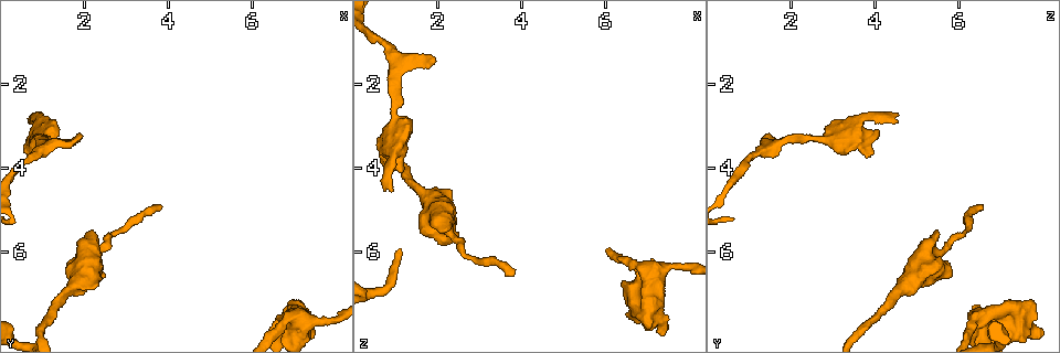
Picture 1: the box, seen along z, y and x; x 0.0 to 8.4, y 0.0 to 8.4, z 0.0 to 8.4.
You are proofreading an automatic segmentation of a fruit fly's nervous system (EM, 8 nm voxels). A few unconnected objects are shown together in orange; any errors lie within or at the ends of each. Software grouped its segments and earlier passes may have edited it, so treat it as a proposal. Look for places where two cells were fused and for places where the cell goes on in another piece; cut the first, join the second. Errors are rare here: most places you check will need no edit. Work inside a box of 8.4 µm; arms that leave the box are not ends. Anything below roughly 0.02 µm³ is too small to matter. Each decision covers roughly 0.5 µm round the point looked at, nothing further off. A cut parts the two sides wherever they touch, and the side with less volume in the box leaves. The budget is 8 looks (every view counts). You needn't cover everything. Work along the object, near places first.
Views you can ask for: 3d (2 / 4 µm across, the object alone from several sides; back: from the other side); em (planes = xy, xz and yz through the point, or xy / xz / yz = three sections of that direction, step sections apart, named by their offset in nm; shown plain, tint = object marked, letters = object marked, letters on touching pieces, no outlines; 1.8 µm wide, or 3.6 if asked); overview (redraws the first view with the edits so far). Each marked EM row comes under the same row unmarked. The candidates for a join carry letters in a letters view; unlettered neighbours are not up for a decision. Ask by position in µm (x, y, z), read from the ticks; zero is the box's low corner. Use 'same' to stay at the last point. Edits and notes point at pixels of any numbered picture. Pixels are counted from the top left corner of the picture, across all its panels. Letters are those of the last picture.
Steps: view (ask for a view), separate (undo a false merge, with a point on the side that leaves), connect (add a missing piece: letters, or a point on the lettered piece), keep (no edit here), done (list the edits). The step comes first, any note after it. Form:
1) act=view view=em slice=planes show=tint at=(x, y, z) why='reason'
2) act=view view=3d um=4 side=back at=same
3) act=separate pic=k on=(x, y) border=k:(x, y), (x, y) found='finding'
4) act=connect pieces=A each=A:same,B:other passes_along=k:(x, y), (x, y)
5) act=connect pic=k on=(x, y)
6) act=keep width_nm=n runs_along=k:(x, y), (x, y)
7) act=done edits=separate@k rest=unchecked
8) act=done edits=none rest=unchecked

act=view view=em slice=planes show=letters at=(1.90, 3.25, 1.50) why='branch stops here'

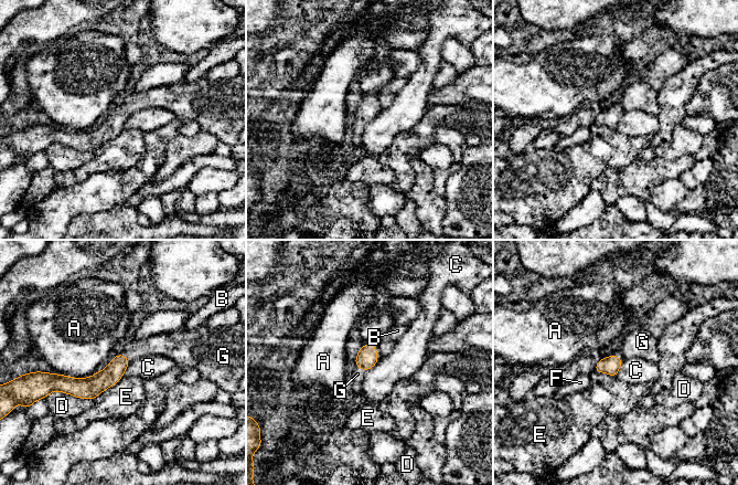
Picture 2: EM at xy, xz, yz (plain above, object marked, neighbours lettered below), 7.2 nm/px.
act=connect pieces=G longest_contact=D:320nm each=A:other,B:other,C:other,D:other,E:other,F:other,G:same passes_along=2:(367, 357), (360, 367), (357, 373) found='it goes on there'

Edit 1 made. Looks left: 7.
act=view view=3d um=2 at=(3.75, 4.95, 6.60) why='end of a long branch'

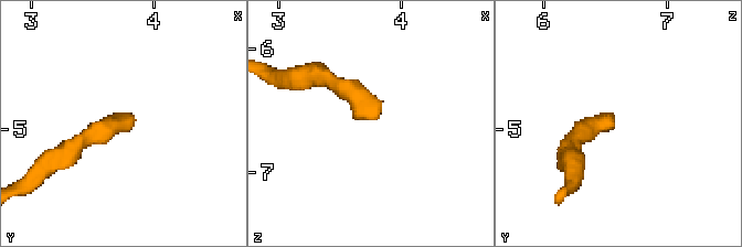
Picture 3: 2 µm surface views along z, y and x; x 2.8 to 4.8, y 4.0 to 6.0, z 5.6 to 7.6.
act=view view=em slice=yz step=4 show=tint at=(3.82, 4.94, 6.56)

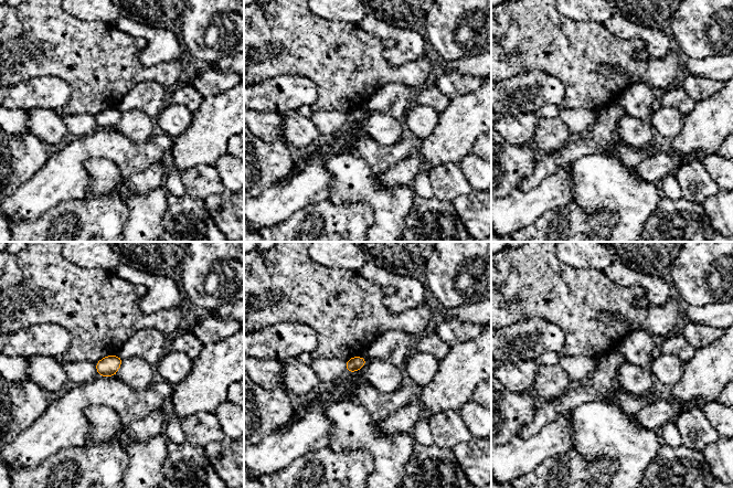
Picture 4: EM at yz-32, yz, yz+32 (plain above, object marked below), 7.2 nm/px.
act=view view=em slice=xz step=8 show=letters at=same why='another direction'

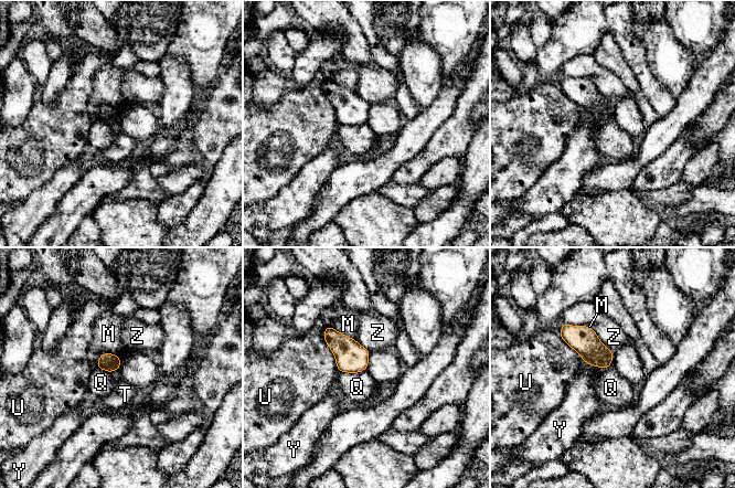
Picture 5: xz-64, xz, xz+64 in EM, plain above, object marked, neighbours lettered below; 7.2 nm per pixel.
act=keep each=M:other,Q:other,T:other,U:other,Y:other,Z:other border=5:(365, 369), (359, 372), (339, 372) found='none of them fits'

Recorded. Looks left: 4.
act=view view=3d um=4 at=(0.75, 2.95, 4.55) why='thin end'

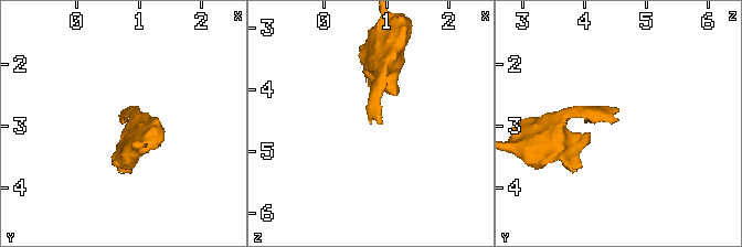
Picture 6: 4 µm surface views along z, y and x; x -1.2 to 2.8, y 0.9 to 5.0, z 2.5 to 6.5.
act=view view=em slice=planes show=letters at=(0.70, 2.90, 4.55)

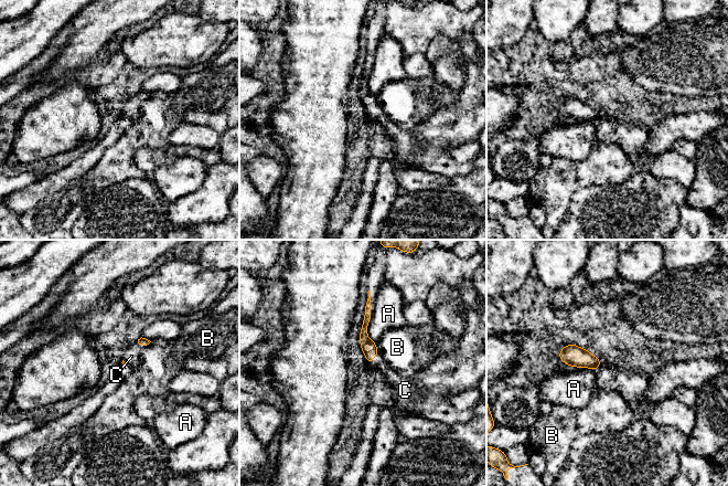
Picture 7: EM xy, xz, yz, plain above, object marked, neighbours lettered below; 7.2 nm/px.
act=connect pieces=C each=A:other,B:other,C:same passes_along=7:(143, 341), (143, 345), (131, 356) found='it goes on there'

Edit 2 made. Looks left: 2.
act=done edits=connect@2,connect@7 rest=unchecked

